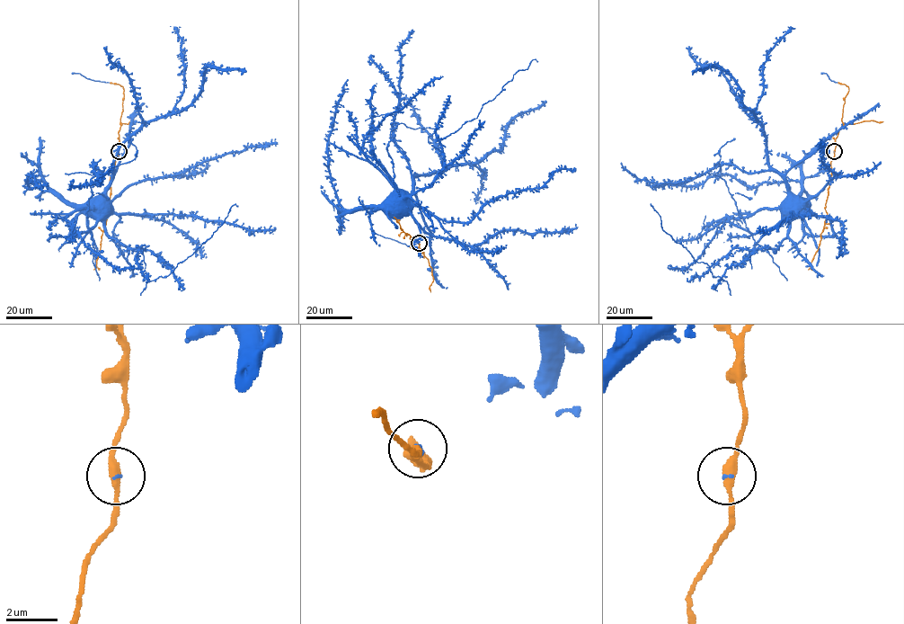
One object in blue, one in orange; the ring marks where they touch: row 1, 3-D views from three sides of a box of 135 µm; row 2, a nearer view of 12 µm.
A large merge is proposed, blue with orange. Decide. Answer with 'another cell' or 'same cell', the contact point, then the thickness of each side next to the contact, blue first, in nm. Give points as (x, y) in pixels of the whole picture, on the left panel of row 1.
same cell; place (119, 151); calibres 70 and 320 nm

